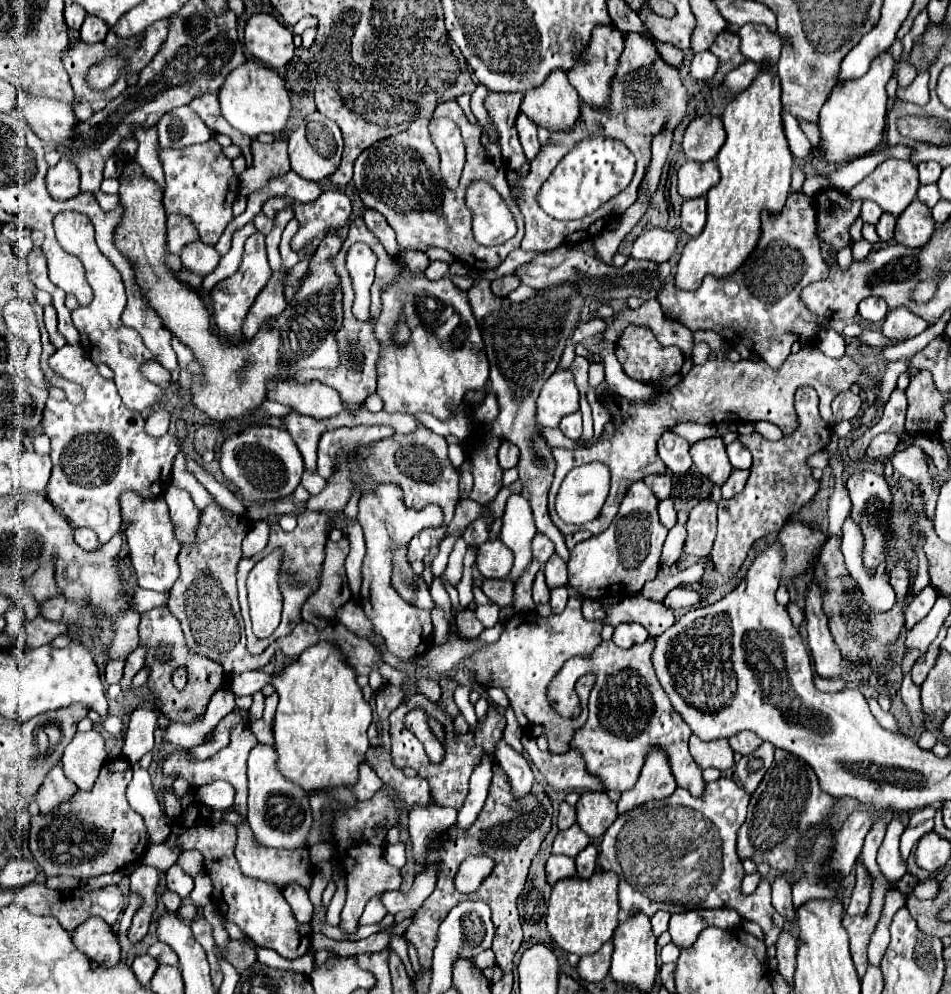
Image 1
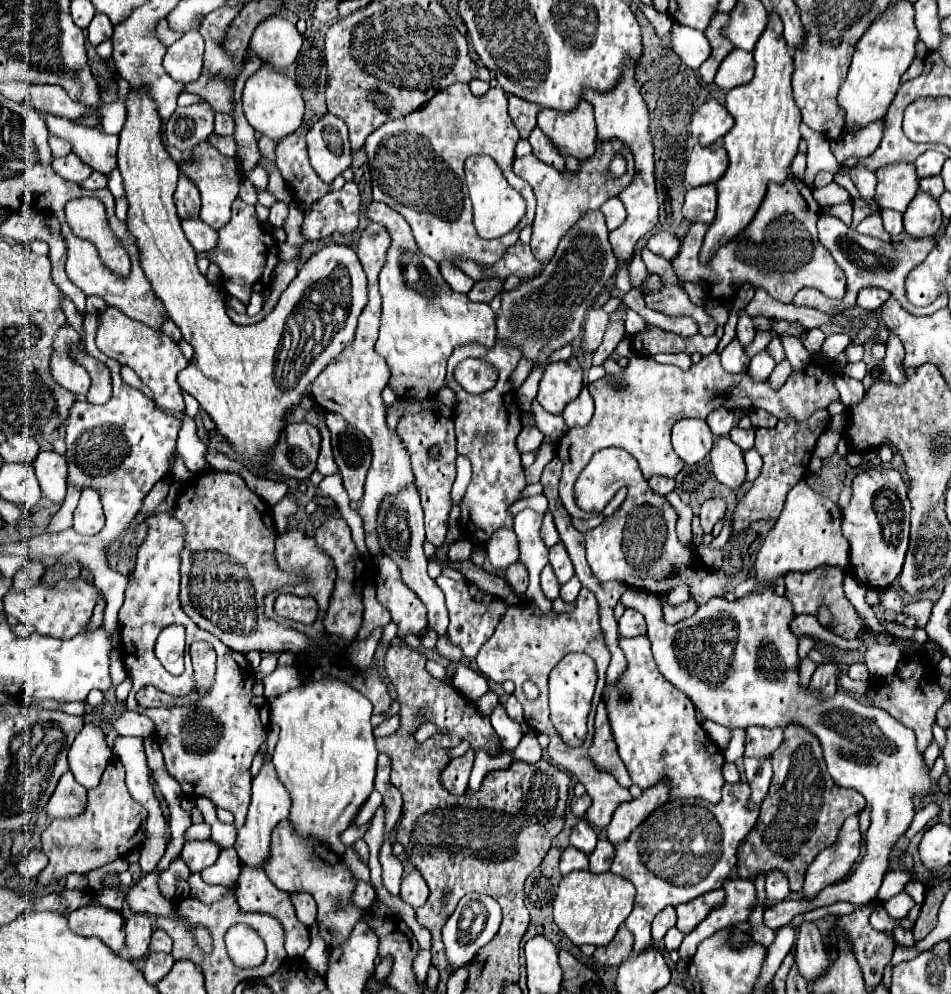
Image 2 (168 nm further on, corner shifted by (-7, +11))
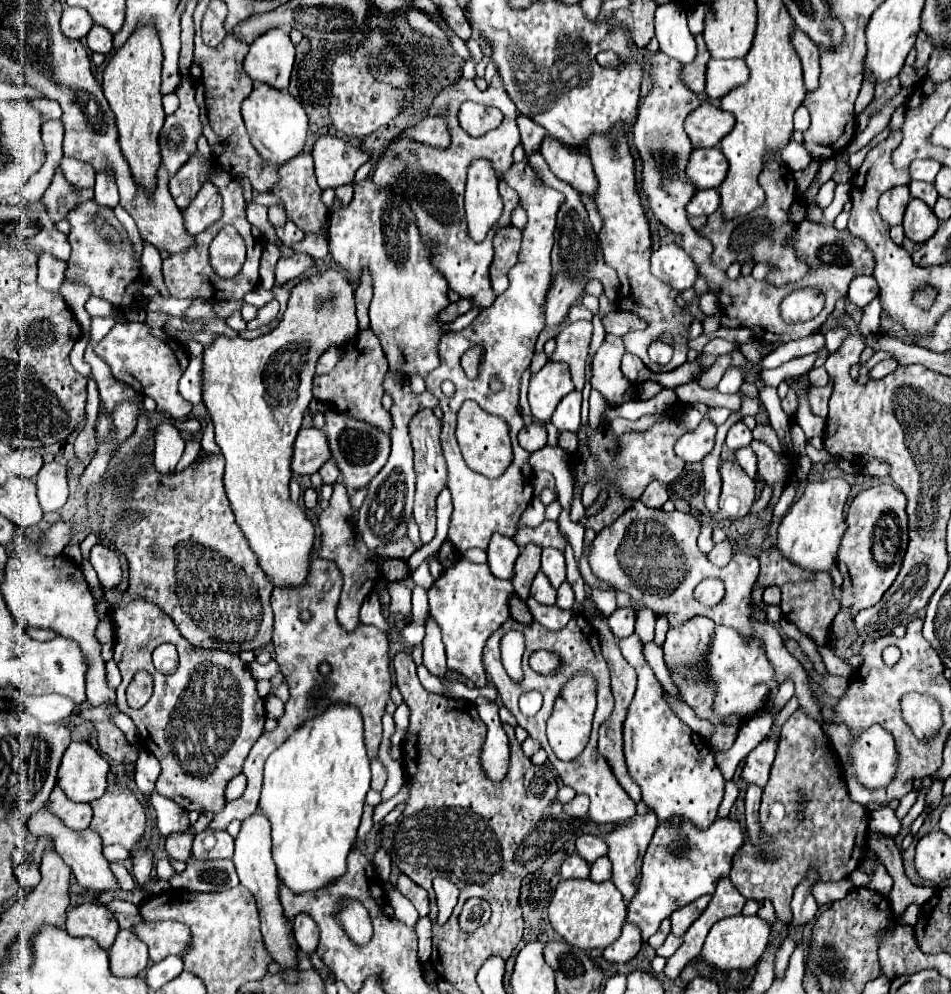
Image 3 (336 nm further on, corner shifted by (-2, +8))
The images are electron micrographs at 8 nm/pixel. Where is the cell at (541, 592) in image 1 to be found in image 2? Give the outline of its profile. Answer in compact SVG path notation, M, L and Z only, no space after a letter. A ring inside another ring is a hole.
M546 565L546 567L542 569L540 581L542 581L542 591L544 591L544 595L546 595L550 601L556 599L556 597L558 597L558 591L560 591L560 583L558 583L558 579L556 579L556 575L554 575L554 571L552 571L550 565Z

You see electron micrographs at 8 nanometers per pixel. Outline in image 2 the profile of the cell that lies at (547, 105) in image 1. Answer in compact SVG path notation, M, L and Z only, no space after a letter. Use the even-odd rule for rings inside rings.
M582 99L572 113L542 109L538 113L538 127L552 139L560 153L570 153L576 159L584 159L594 153L596 125L592 107L586 99Z

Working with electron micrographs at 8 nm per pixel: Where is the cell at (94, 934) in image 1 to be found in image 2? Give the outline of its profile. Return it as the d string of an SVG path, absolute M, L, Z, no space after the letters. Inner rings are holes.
M90 903L68 915L68 925L74 933L84 937L98 937L114 953L126 949L124 919L118 911Z

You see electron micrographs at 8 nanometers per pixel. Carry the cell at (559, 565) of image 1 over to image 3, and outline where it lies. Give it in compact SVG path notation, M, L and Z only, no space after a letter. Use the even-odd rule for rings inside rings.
M545 548L543 558L541 558L541 570L549 578L549 582L559 588L561 582L565 582L565 558L563 552L555 548Z

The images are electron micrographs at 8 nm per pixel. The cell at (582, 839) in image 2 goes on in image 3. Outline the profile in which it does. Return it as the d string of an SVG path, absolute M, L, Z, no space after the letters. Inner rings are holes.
M583 834L577 838L577 854L583 856L589 864L593 864L597 858L607 854L607 844L601 836Z

